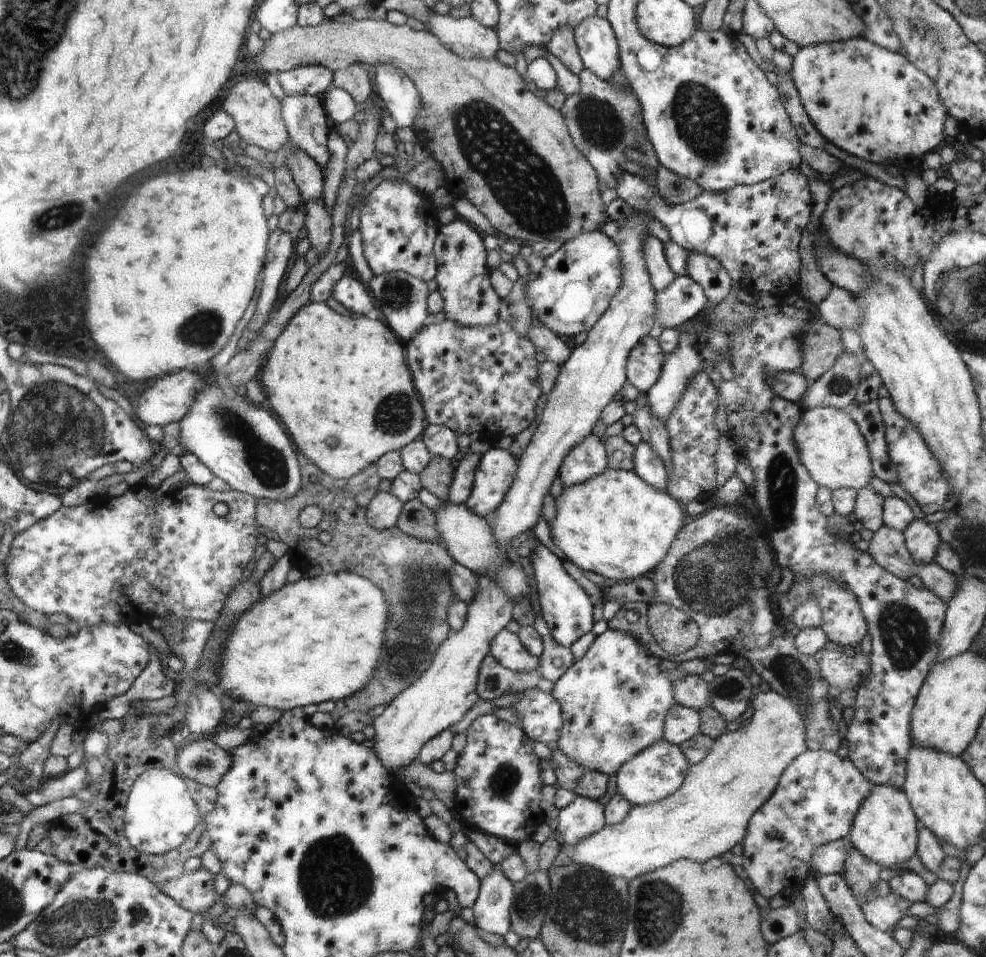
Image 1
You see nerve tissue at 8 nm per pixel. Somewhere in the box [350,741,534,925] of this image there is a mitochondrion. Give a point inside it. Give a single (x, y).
(504, 782)

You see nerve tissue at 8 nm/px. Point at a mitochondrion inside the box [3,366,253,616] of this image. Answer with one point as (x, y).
(63, 429)

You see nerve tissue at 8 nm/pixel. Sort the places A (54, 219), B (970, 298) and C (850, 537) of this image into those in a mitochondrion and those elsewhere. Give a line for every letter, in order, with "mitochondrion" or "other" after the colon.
A: mitochondrion
B: mitochondrion
C: other

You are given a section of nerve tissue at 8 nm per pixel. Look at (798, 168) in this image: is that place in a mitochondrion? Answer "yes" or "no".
no

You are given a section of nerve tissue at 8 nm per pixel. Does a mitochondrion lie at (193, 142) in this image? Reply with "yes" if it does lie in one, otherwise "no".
no

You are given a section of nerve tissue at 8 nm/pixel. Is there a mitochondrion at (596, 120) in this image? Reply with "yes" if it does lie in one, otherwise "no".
yes

